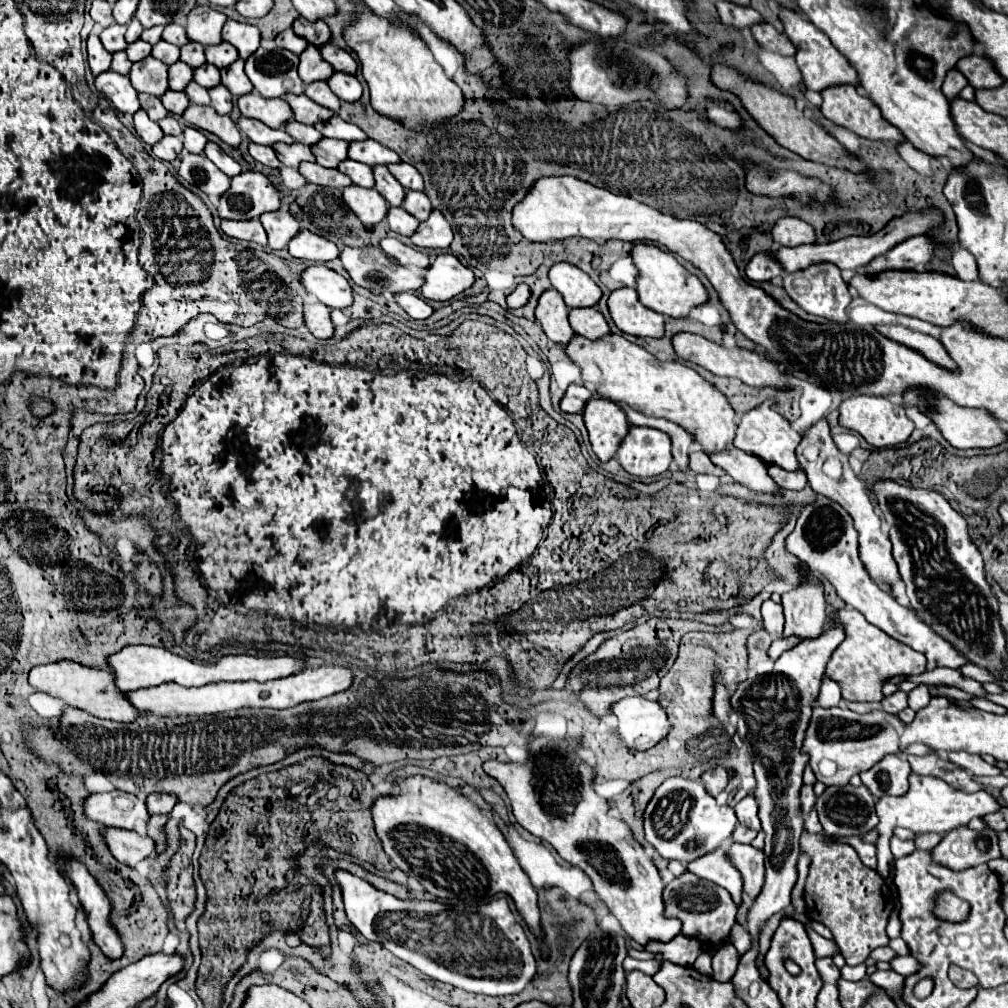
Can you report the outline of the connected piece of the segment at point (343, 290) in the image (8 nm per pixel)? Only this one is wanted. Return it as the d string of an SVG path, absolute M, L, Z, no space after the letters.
M313 264L303 270L301 284L309 294L329 308L345 308L353 302L349 280L323 264Z

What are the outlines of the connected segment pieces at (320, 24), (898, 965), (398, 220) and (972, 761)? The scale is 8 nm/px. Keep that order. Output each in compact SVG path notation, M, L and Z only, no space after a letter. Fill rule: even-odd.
M301 16L293 22L293 30L295 30L295 34L307 38L307 42L313 44L313 46L325 44L329 40L329 36L331 36L331 32L329 32L329 28L327 28L327 24L323 20L305 22L305 18L301 18Z
M895 956L891 962L891 968L895 970L895 972L899 972L899 974L903 974L903 976L909 976L909 974L913 974L913 970L917 972L919 970L919 962L913 958L913 956Z
M389 206L389 214L387 214L387 222L389 222L389 228L397 234L403 234L403 236L411 236L413 230L417 230L419 222L417 218L413 218L407 210L403 210L401 206Z
M949 752L949 760L965 770L969 770L975 776L999 776L1001 770L997 766L987 764L981 756L977 754L969 754L969 752Z

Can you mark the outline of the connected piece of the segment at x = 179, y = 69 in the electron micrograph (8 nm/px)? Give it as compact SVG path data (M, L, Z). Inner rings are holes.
M175 62L169 66L169 88L183 90L193 80L193 68L185 66L185 62Z

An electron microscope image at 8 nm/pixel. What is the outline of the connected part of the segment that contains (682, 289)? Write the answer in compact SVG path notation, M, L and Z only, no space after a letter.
M641 242L641 244L633 244L629 256L631 256L635 268L639 270L637 294L639 294L639 302L643 306L647 306L655 312L673 316L673 318L681 318L681 316L687 316L693 306L707 302L707 290L701 284L701 280L695 274L691 274L687 268L683 268L671 252L663 252L661 248L653 246L653 244Z

